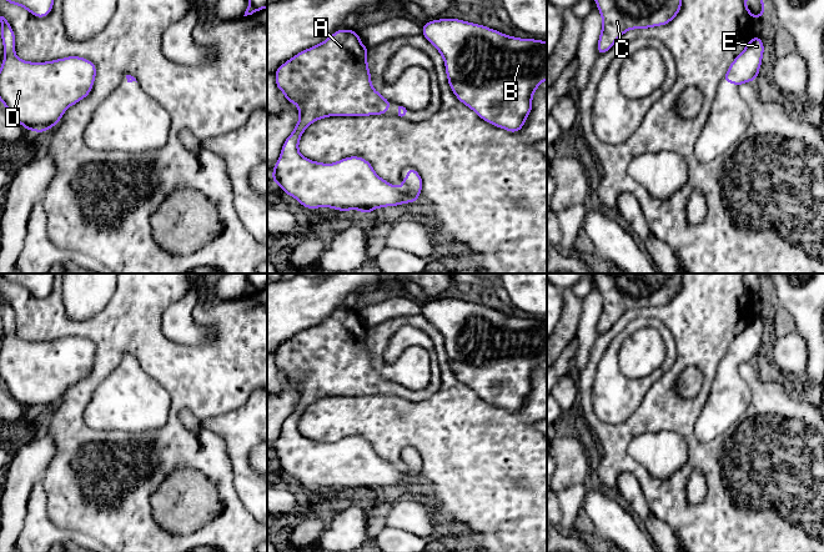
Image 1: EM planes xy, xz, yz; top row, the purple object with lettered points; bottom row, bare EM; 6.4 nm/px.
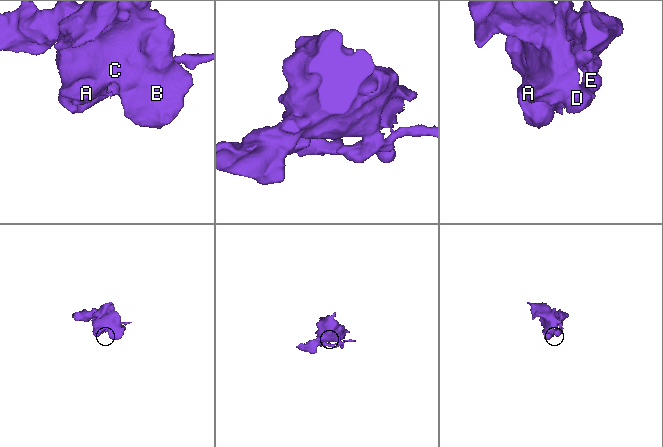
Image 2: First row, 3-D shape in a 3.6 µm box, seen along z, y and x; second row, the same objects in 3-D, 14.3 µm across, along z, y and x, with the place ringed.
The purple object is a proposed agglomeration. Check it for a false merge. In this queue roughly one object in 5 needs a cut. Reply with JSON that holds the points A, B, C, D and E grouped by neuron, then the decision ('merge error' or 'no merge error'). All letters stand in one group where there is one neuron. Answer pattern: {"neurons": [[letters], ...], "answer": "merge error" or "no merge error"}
{"neurons": [["A", "B", "C", "D", "E"]], "answer": "no merge error"}

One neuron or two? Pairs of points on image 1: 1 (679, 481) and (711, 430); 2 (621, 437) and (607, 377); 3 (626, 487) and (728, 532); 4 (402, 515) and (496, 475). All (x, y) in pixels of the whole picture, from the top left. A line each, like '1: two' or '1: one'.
1: two
2: two
3: two
4: two

